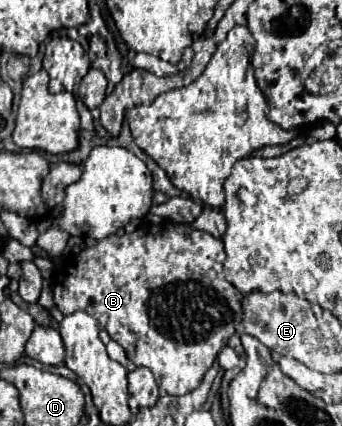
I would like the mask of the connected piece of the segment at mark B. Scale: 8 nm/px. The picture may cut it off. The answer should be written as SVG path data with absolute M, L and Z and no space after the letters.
M164 219L158 225L142 225L132 233L110 235L94 247L80 251L56 281L54 303L64 315L86 311L96 317L100 327L124 347L130 361L154 373L162 393L174 397L186 395L202 383L218 351L228 343L236 333L236 325L242 321L242 293L226 281L224 259L226 253L220 239L192 225Z

